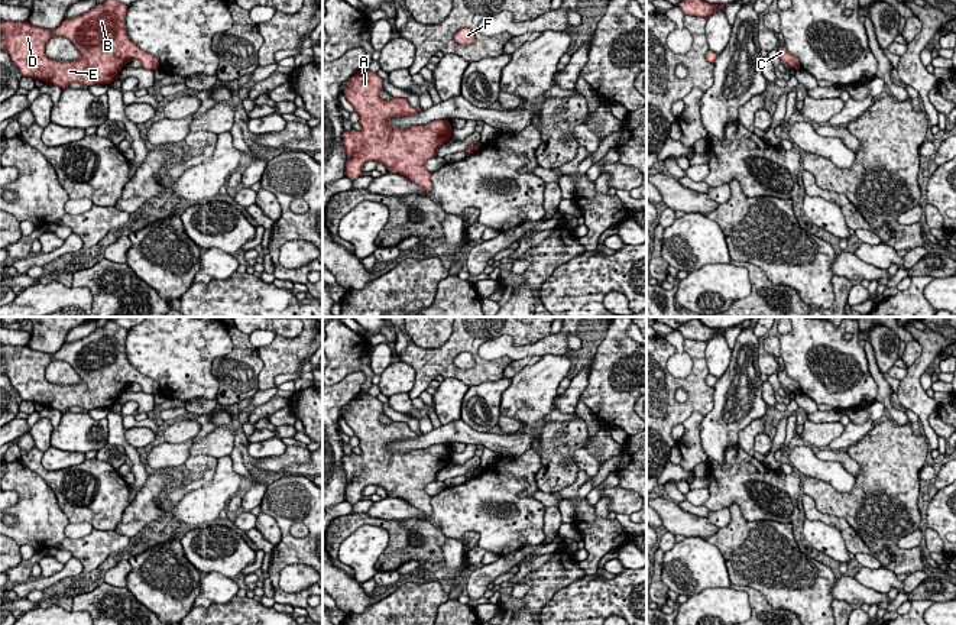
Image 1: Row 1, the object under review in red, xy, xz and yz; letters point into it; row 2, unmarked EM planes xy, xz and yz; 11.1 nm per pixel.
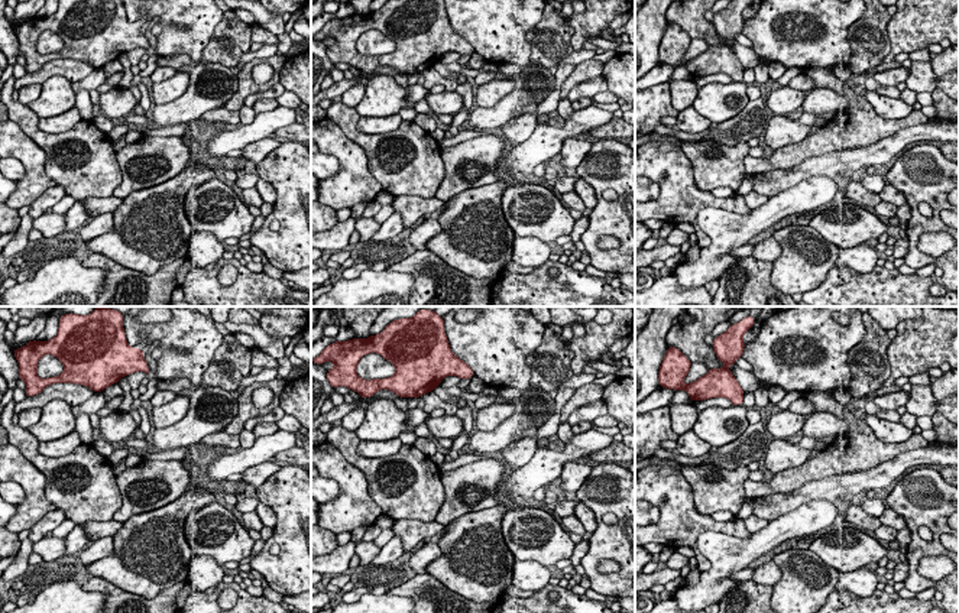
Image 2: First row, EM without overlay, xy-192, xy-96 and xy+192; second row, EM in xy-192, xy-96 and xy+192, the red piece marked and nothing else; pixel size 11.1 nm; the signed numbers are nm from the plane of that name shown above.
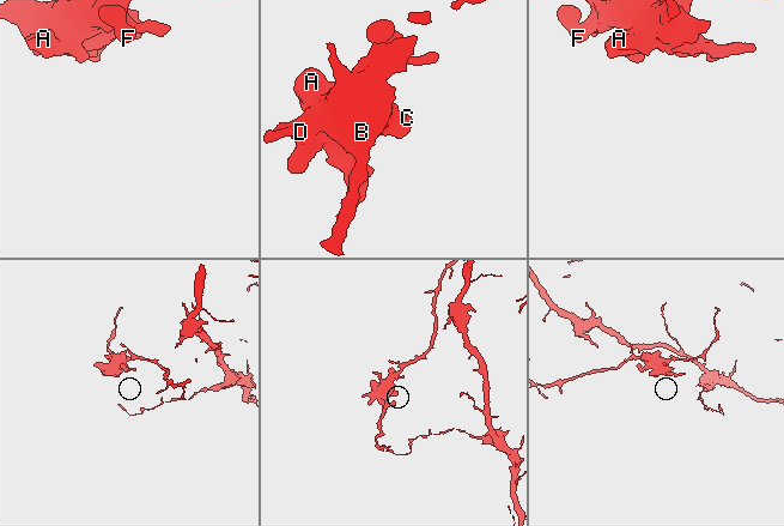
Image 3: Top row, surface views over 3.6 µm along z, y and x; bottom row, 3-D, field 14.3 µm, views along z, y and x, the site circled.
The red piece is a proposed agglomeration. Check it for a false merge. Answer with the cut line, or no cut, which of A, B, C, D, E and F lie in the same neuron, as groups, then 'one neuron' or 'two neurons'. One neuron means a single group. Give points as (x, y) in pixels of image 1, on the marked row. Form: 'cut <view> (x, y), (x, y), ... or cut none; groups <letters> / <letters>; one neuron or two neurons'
cut none; groups A B C D E F; one neuron

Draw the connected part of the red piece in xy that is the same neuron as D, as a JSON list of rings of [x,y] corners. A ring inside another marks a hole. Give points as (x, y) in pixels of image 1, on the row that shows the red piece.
[[[106,0],[77,17],[64,19],[55,29],[45,29],[29,22],[0,22],[0,49],[6,51],[23,77],[39,78],[43,82],[65,90],[71,82],[85,87],[110,84],[119,77],[119,71],[132,59],[139,59],[145,69],[159,69],[159,59],[139,49],[127,36],[127,4],[119,0]],[[52,36],[68,38],[80,51],[77,61],[54,61],[46,56],[45,46]]]

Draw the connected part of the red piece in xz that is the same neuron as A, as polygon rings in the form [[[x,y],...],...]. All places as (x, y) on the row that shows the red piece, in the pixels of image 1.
[[[369,69],[349,78],[343,91],[353,111],[359,114],[360,130],[343,132],[347,153],[346,177],[351,181],[363,174],[363,165],[370,161],[383,163],[389,172],[405,175],[421,190],[432,188],[431,172],[425,162],[451,139],[450,120],[432,120],[411,126],[405,130],[390,129],[386,122],[392,117],[414,116],[415,109],[406,98],[380,98],[382,80]]]

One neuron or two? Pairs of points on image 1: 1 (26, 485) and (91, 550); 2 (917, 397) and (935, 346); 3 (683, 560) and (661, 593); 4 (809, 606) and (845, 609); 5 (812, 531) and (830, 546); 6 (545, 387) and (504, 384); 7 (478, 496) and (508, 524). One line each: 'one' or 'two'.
1: one
2: one
3: two
4: two
5: one
6: two
7: one

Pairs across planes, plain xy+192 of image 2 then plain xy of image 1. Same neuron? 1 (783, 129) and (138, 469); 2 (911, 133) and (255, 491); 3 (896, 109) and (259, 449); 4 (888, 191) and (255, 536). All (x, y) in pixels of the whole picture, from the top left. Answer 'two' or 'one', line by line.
1: two
2: two
3: one
4: two

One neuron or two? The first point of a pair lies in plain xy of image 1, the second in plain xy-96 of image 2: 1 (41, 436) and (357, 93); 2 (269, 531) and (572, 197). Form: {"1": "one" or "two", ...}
{"1": "one", "2": "two"}

